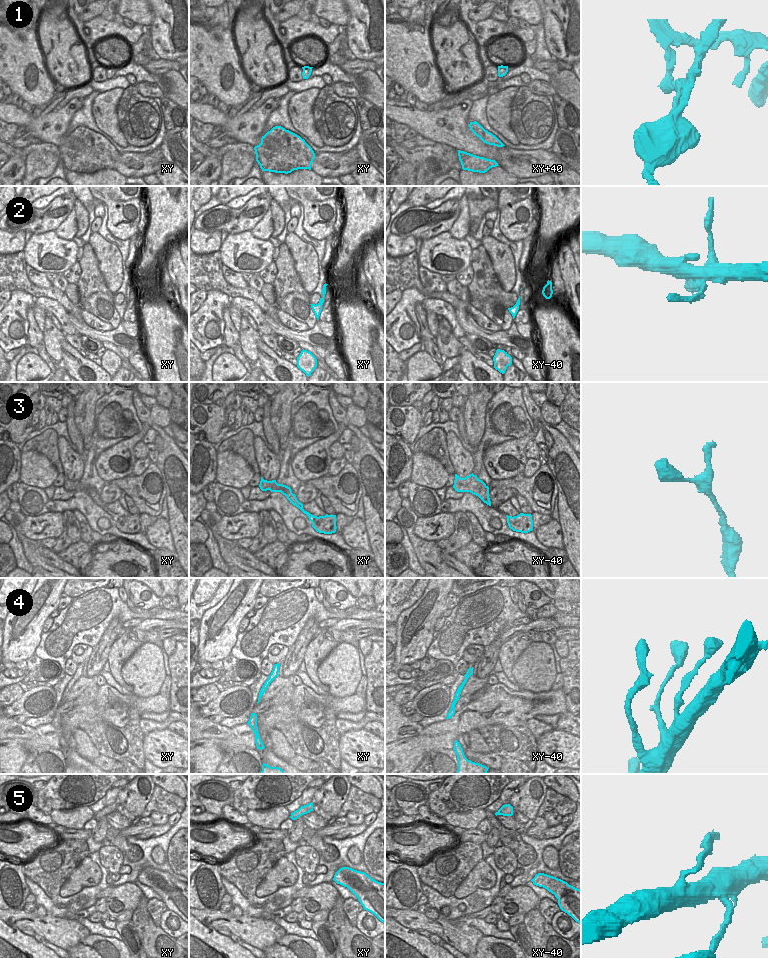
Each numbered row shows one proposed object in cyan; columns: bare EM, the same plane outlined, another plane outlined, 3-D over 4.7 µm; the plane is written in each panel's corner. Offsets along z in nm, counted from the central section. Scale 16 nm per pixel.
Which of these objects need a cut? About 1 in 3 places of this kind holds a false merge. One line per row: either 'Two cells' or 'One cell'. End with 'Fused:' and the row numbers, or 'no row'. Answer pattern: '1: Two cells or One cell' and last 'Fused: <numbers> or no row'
1: Two cells
2: One cell
3: One cell
4: Two cells
5: Two cells
Fused: 1, 4, 5

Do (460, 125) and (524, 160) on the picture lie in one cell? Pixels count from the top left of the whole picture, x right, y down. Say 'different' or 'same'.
same

